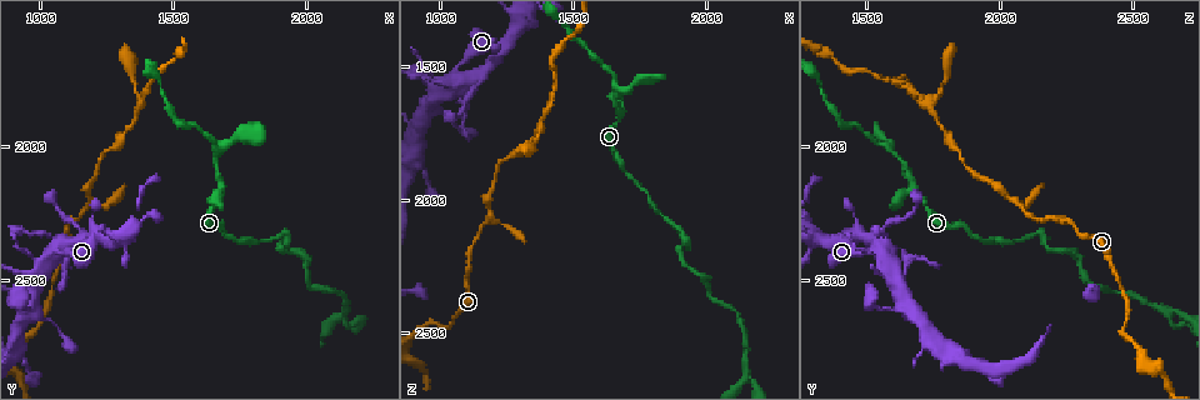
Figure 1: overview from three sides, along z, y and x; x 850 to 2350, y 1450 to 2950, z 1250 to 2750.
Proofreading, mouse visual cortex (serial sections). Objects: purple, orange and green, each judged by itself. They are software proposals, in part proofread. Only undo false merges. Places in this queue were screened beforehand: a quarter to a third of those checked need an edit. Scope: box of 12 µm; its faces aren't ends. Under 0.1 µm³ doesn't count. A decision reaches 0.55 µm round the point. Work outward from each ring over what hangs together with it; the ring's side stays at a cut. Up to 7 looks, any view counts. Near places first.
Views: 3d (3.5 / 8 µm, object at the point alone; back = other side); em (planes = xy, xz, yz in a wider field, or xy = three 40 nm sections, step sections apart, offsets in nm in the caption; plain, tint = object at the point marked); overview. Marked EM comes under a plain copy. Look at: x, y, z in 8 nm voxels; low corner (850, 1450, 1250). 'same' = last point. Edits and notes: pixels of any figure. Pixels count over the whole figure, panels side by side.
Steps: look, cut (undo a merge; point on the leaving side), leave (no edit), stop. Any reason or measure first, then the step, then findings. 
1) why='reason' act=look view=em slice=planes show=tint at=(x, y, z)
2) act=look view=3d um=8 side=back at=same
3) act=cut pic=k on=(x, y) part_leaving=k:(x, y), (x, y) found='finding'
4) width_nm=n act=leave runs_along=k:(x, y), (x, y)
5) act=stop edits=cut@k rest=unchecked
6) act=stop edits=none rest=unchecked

why='branch point' act=look view=3d um=8 at=(1370, 1850, 1740)

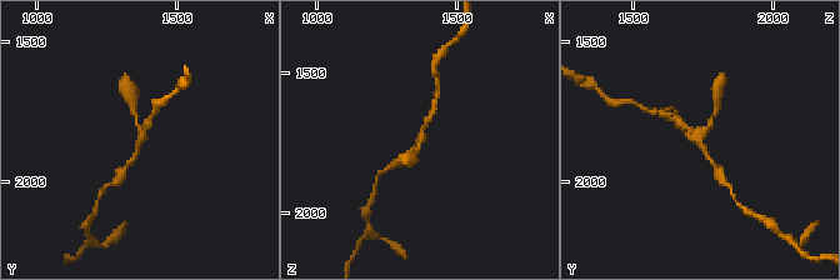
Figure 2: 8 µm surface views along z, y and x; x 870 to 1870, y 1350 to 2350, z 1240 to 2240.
act=look view=em slice=xy step=3 show=tint at=(1370, 1850, 1750)

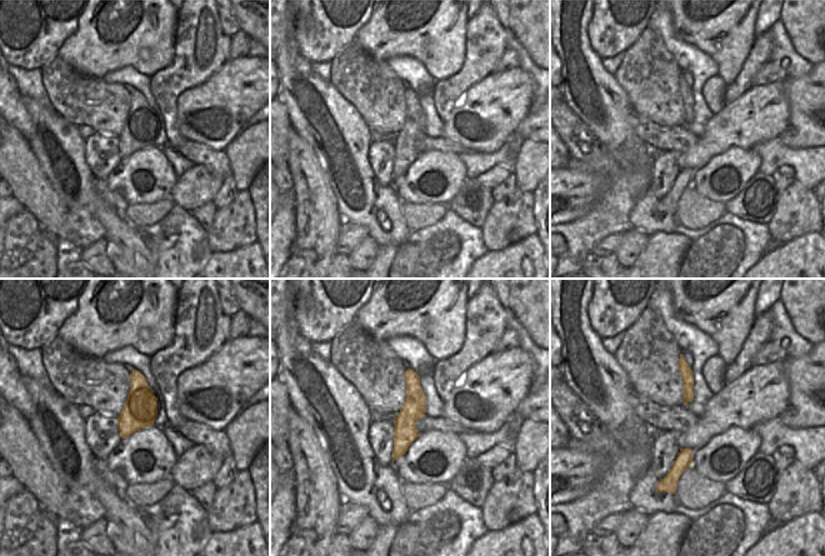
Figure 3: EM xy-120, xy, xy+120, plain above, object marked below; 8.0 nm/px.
act=leave runs_along=2:(716, 169), (678, 119) found='all the same cell'

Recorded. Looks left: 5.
why='three arms meet' act=look view=3d um=8 at=(1670, 2040, 1620)

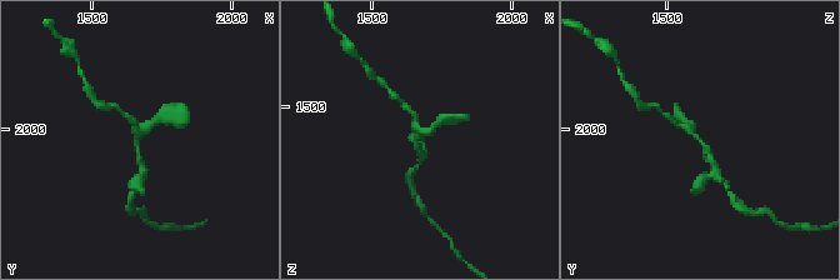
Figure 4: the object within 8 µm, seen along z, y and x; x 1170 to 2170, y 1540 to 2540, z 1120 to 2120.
act=look view=3d um=3.5 side=back at=(1670, 2040, 1620)

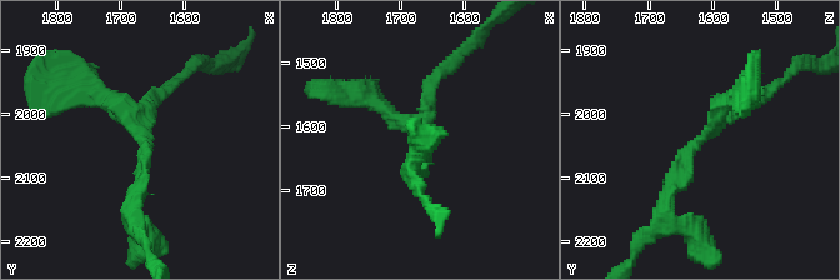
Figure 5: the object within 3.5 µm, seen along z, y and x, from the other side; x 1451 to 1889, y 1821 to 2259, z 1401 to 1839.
act=leave runs_along=5:(663, 209), (689, 175), (691, 148), (740, 94) found='continuous, no second cell'

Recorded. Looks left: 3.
why='branch point' act=look view=3d um=8 at=(1050, 2400, 1560)

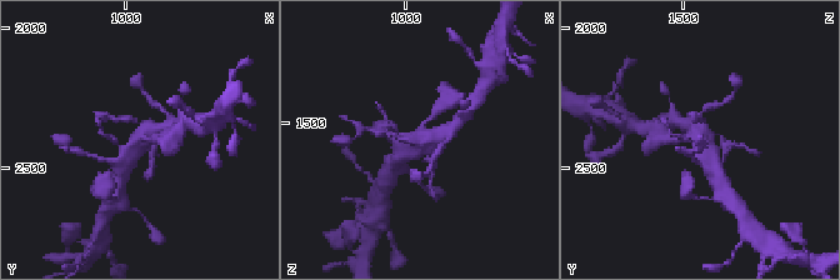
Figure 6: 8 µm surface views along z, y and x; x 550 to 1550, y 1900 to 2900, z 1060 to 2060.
act=look view=3d um=3.5 at=(1050, 2390, 1560)

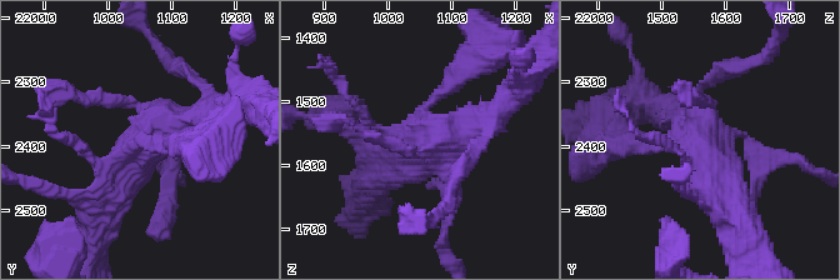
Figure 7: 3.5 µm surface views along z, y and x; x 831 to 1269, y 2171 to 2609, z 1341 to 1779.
act=leave runs_along=7:(459, 70), (381, 173) found='one cell here'

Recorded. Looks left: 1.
act=stop edits=none rest=unchecked

